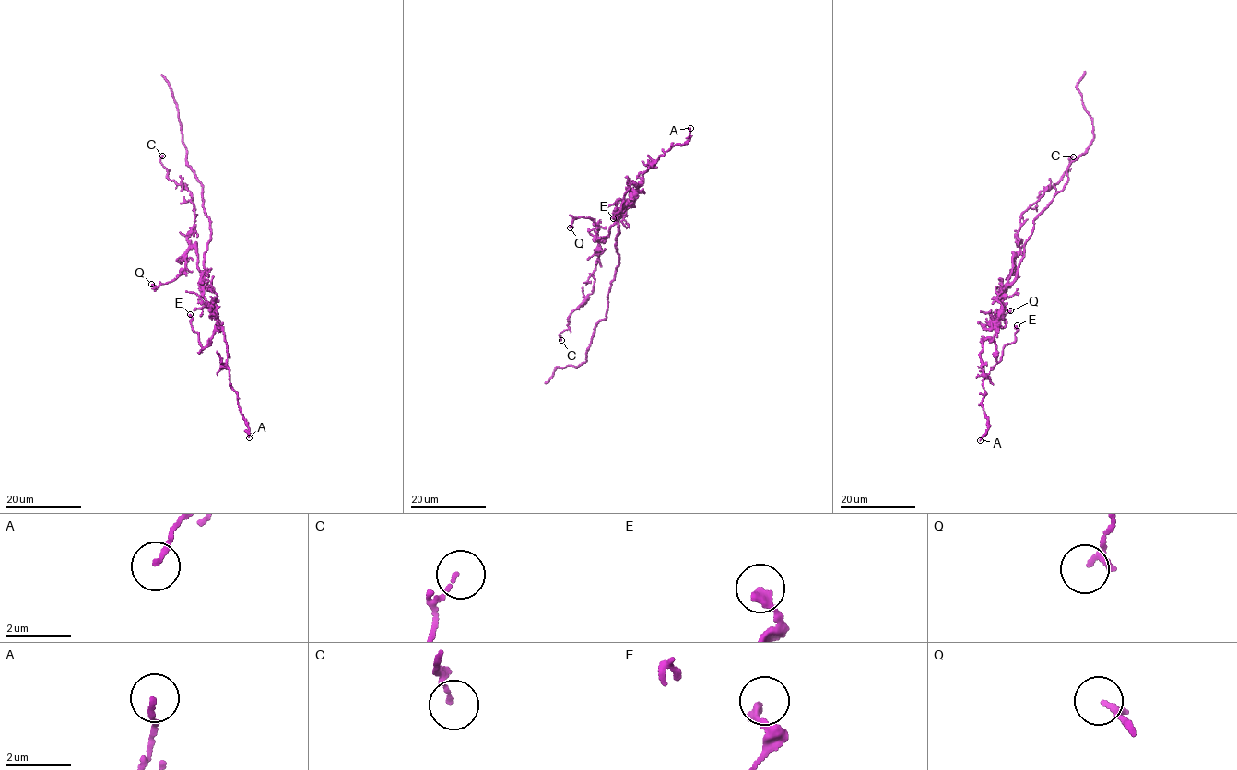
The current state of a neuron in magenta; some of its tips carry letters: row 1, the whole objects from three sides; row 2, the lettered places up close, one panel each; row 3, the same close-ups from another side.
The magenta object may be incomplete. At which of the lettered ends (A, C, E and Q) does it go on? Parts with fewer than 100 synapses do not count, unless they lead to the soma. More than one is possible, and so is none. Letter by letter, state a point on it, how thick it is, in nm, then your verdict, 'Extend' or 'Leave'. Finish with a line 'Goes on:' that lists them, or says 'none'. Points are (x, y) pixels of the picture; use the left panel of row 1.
A: Place: (249, 437). Thickness 140 nm. Leave
C: Place: (162, 156). Thickness 80 nm. Leave
E: Place: (190, 314). Thickness 240 nm. Leave
Q: Place: (151, 284). Thickness 180 nm. Leave
Goes on: none

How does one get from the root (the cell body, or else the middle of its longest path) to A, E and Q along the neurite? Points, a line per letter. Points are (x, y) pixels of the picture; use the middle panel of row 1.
A: (617, 250), (618, 215), (638, 192), (642, 174), (672, 145), (689, 141), (690, 128)
E: (617, 250), (618, 215), (638, 192), (637, 184), (630, 184), (621, 209), (613, 218)
Q: (617, 250), (617, 223), (610, 227), (608, 236), (599, 241), (599, 227), (590, 218), (578, 216), (570, 227)

